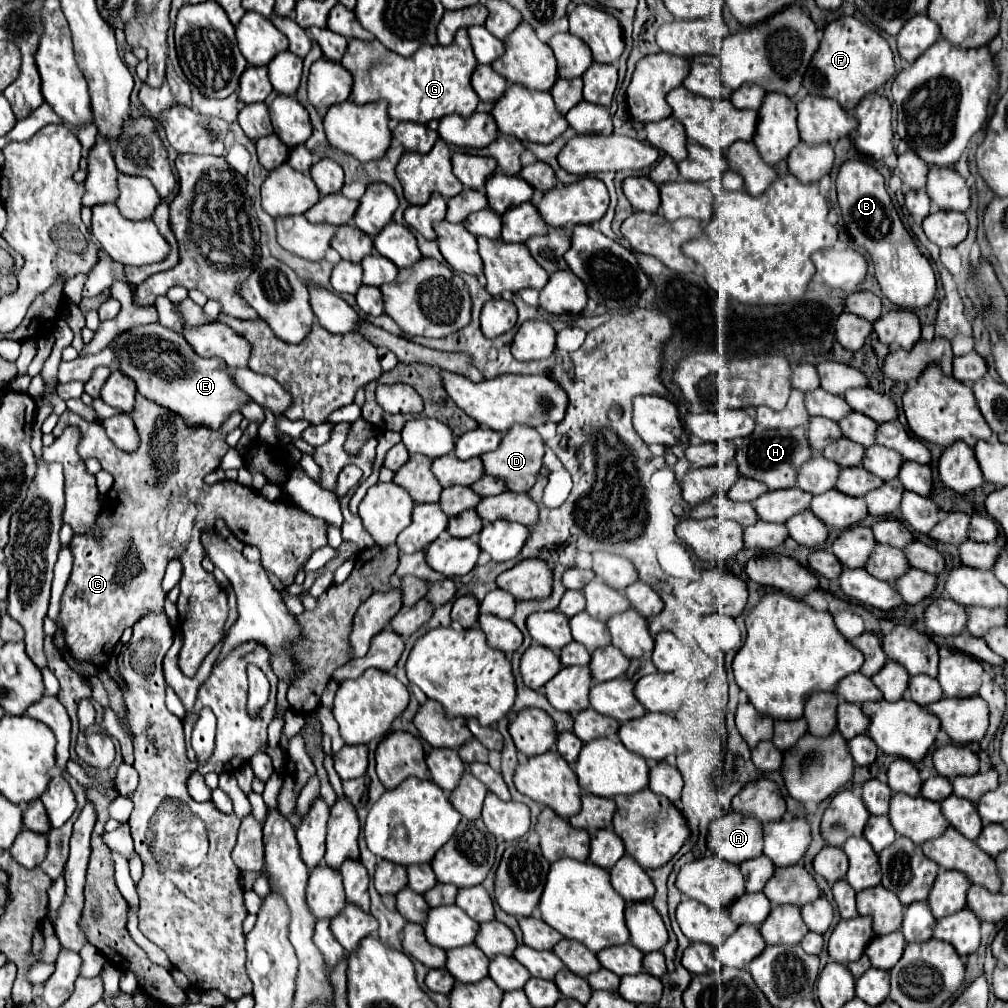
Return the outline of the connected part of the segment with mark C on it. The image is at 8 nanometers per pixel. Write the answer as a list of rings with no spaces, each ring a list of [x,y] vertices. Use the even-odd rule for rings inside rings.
[[[136,393],[136,403],[130,415],[140,437],[140,445],[132,453],[115,447],[100,423],[85,421],[70,411],[60,415],[52,431],[57,438],[60,427],[64,429],[64,425],[78,425],[82,433],[78,443],[80,459],[98,459],[102,469],[114,477],[114,485],[102,499],[102,511],[96,521],[102,535],[94,537],[84,533],[76,535],[70,543],[74,567],[60,603],[60,623],[64,627],[68,649],[76,659],[96,667],[105,665],[126,627],[132,627],[150,611],[164,611],[164,591],[159,579],[162,580],[168,561],[180,559],[184,571],[180,579],[178,621],[184,643],[178,661],[182,673],[186,677],[194,677],[204,657],[224,637],[224,625],[230,611],[224,589],[216,583],[214,575],[206,573],[200,565],[204,555],[200,535],[206,530],[213,530],[213,522],[222,518],[236,537],[242,537],[242,543],[259,548],[263,567],[272,571],[282,585],[290,585],[310,555],[328,545],[328,523],[308,515],[287,499],[271,501],[258,495],[256,489],[240,485],[238,481],[226,480],[205,485],[204,477],[218,469],[220,459],[230,449],[224,439],[230,429],[240,425],[242,413],[232,413],[220,429],[202,427],[202,441],[188,441],[190,447],[184,449],[176,443],[174,433],[196,433],[198,429],[188,427],[180,415],[148,401],[140,393]],[[178,447],[182,453],[168,451]],[[170,461],[178,461],[178,473],[168,467],[176,465]]]

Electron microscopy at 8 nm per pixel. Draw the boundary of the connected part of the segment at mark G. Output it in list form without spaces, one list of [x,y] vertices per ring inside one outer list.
[[[458,29],[452,45],[424,45],[412,57],[398,57],[390,53],[380,41],[350,39],[348,49],[340,61],[354,77],[352,101],[358,105],[378,99],[388,101],[388,115],[392,121],[428,123],[450,113],[470,117],[478,105],[478,95],[470,85],[472,71],[476,69],[476,57],[472,53],[466,29]]]

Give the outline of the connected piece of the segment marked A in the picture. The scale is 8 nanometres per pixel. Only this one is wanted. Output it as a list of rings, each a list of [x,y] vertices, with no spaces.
[[[726,813],[710,825],[708,847],[734,865],[754,859],[762,855],[762,823],[738,813]]]

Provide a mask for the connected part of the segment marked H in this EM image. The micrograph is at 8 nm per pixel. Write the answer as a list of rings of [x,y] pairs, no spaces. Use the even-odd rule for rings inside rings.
[[[804,427],[794,429],[756,429],[752,435],[744,437],[738,451],[736,451],[736,463],[738,471],[744,477],[762,481],[768,489],[786,489],[794,487],[796,481],[796,469],[812,455],[810,447],[806,445]],[[800,453],[800,459],[798,459]]]

